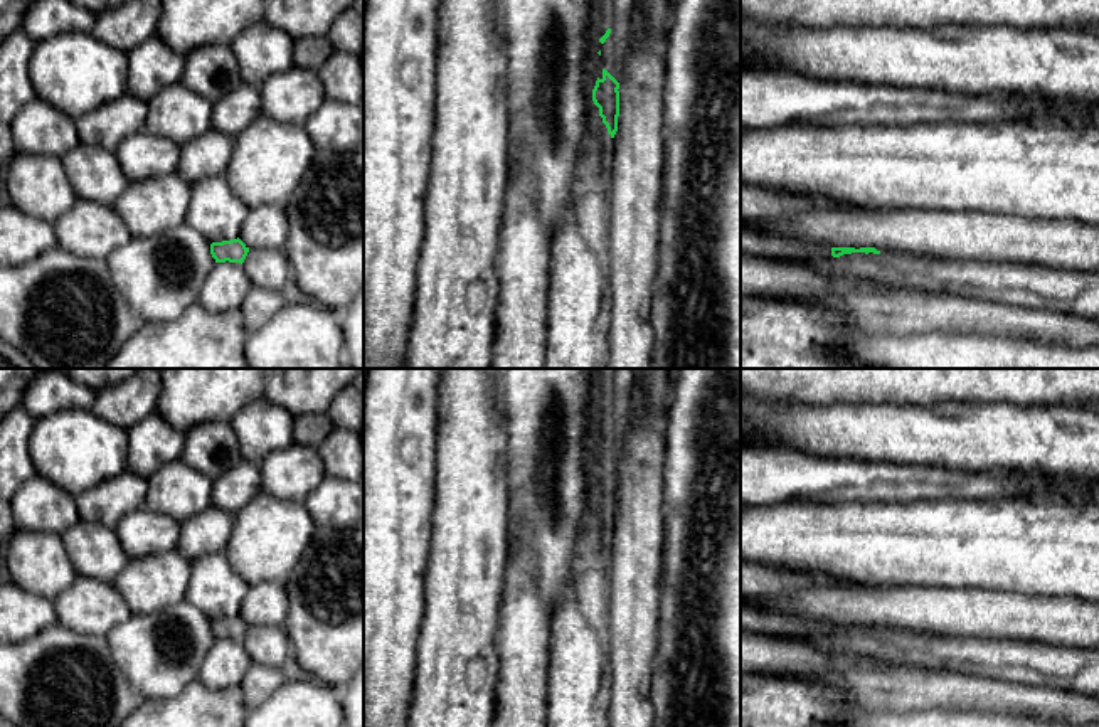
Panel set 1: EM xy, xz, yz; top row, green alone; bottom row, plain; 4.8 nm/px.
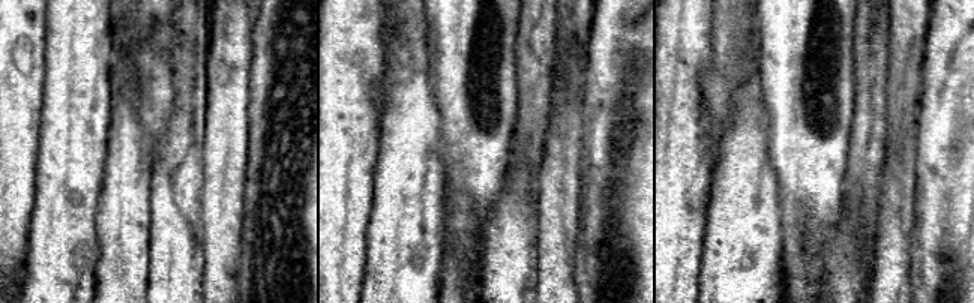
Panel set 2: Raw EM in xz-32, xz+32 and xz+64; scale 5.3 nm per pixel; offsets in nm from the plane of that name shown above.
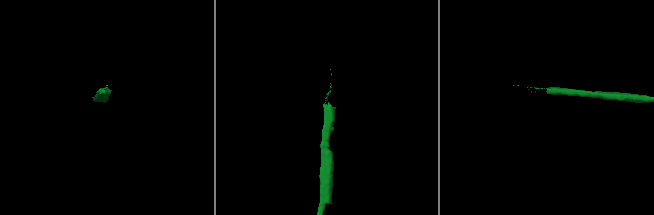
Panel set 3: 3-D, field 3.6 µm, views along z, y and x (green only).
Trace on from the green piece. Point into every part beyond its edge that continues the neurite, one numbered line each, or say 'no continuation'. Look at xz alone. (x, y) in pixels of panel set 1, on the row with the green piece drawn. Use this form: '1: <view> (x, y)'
1: xz (613, 14)

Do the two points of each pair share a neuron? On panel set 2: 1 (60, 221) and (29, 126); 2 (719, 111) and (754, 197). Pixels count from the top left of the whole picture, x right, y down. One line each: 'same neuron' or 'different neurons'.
1: different neurons
2: different neurons

